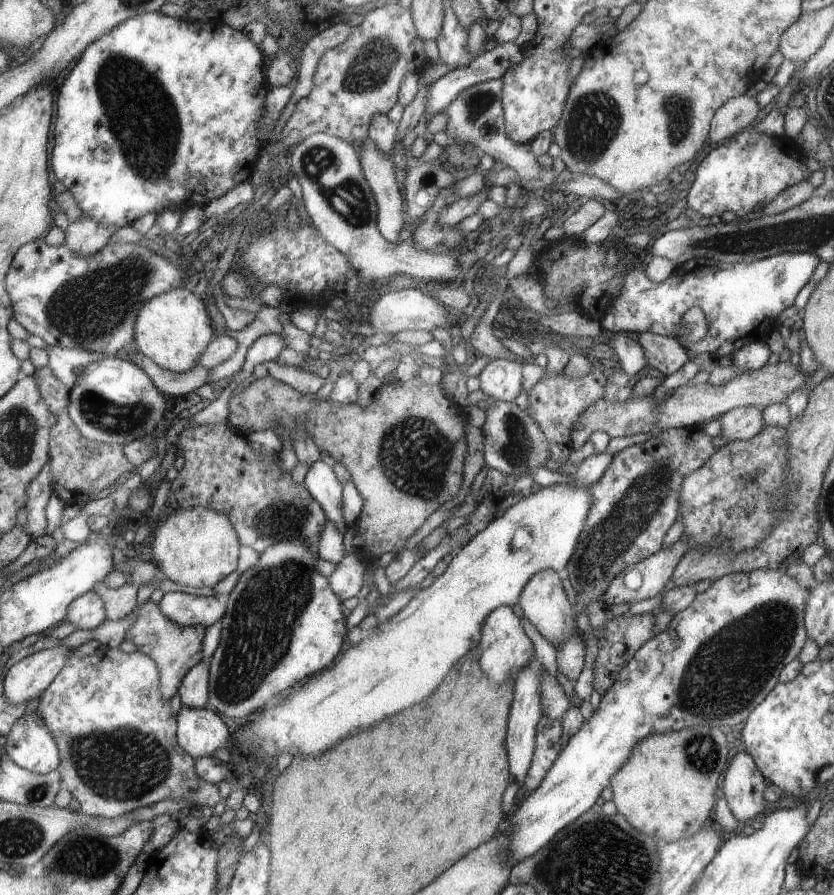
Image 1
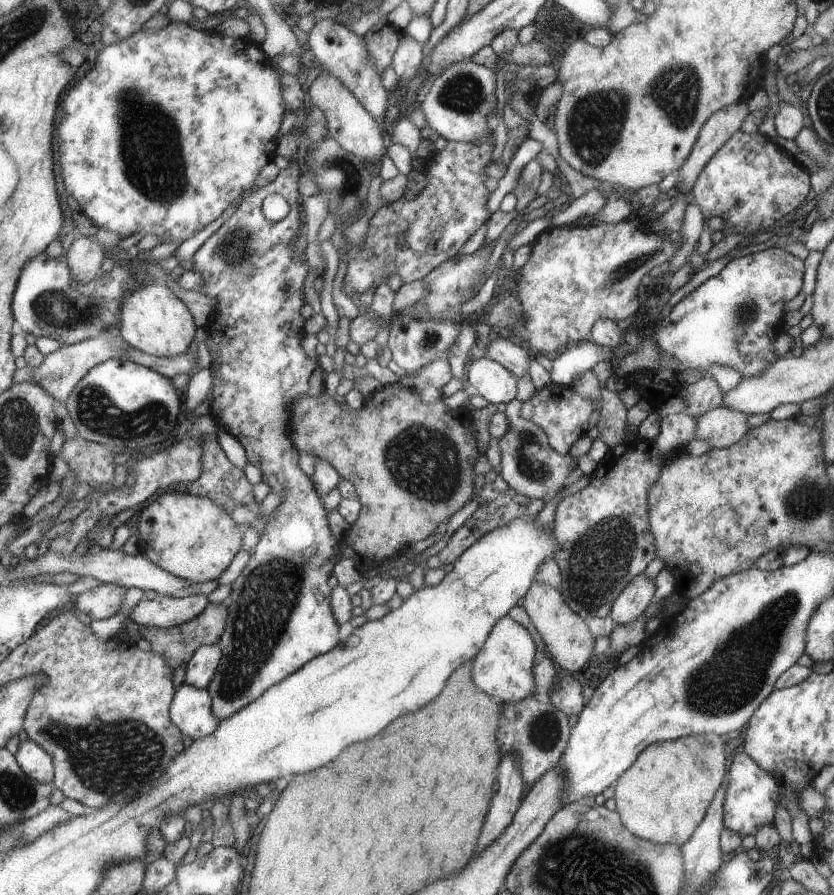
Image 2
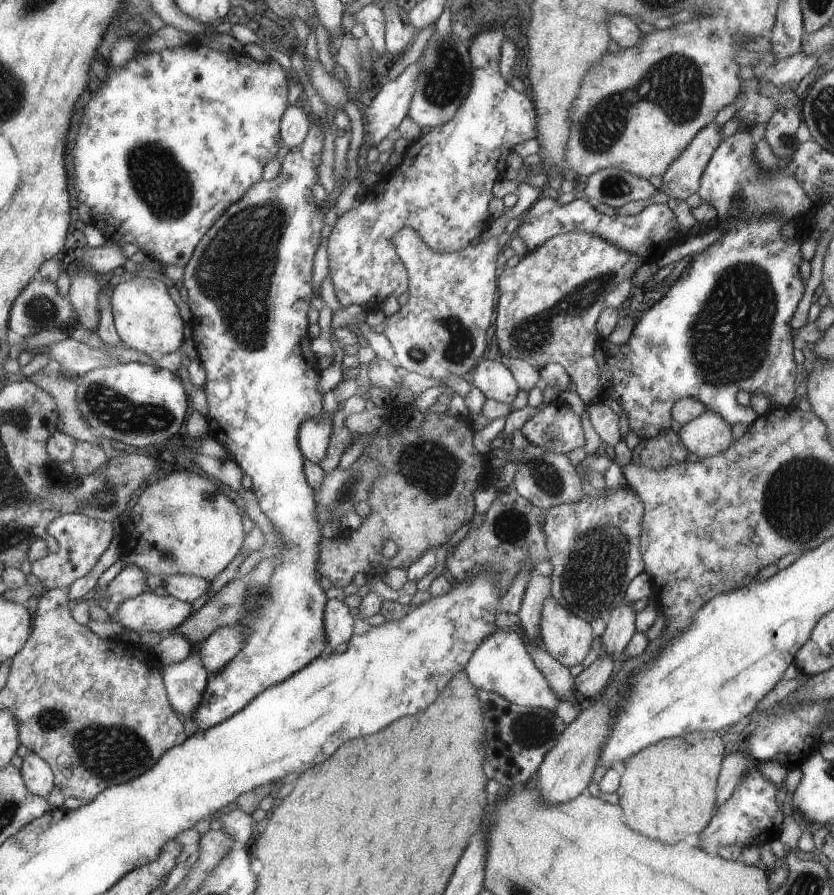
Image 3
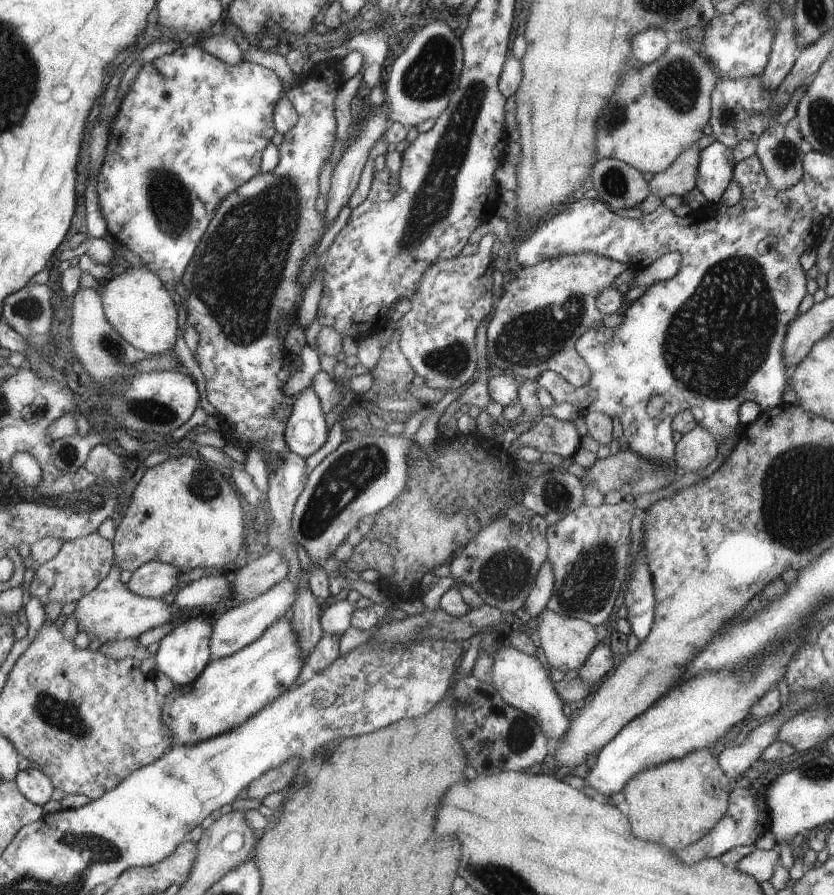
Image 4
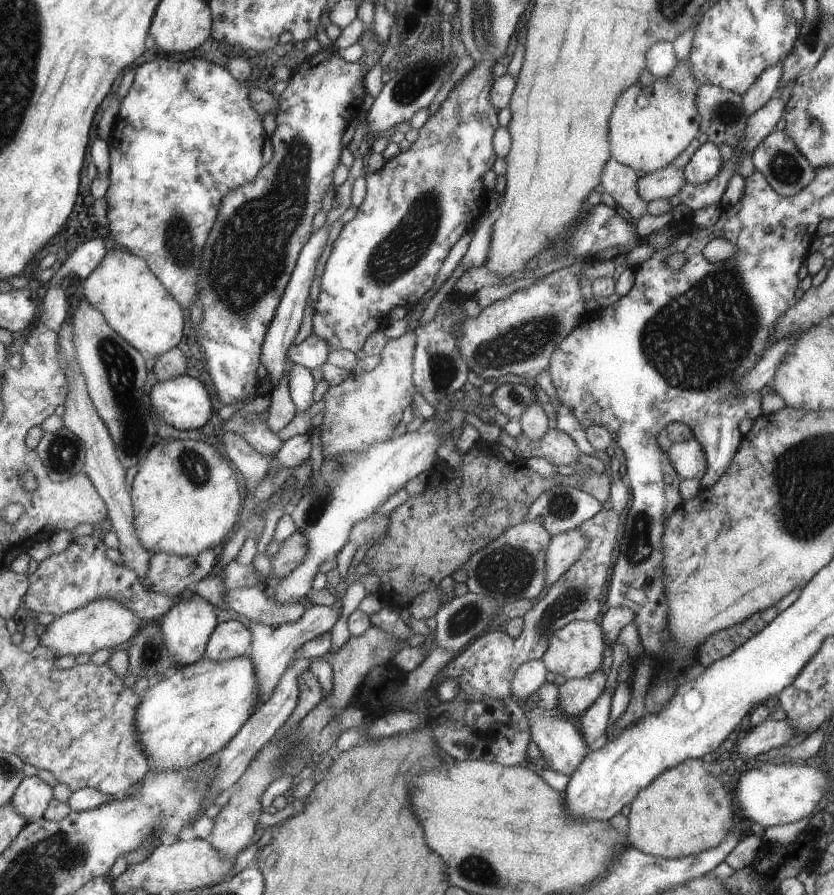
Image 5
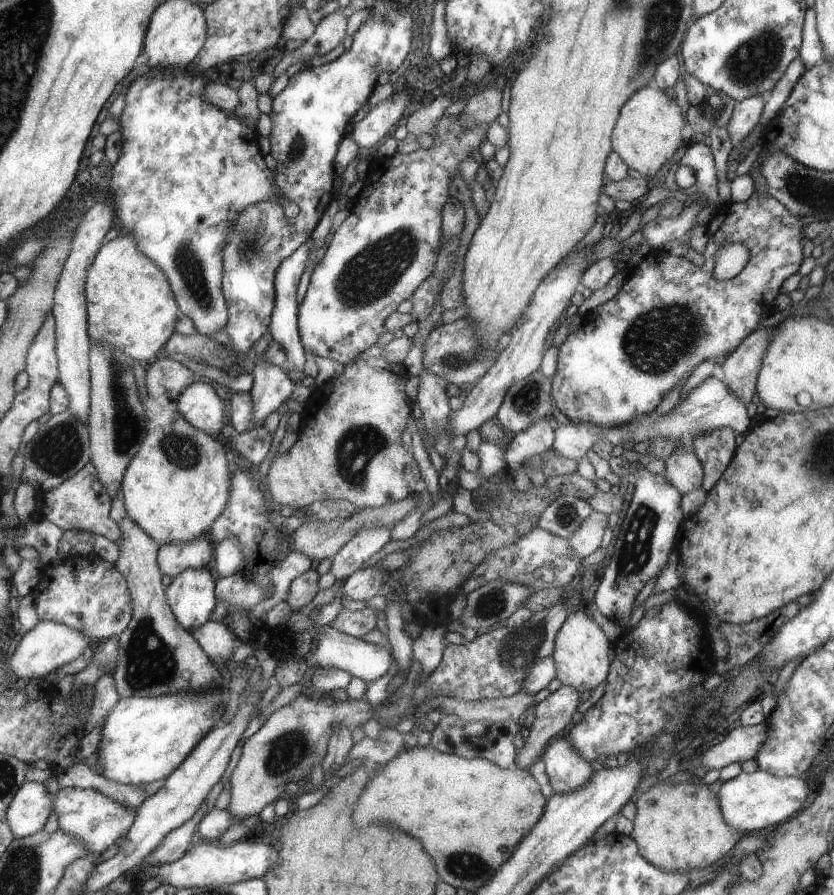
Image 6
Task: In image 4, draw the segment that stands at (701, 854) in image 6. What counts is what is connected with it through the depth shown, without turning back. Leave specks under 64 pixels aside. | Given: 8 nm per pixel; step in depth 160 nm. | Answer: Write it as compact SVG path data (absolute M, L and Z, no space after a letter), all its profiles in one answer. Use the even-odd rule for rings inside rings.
M702 749L688 753L684 758L651 766L632 777L622 792L634 834L672 852L679 852L708 834L725 817L733 786L718 763L708 749Z

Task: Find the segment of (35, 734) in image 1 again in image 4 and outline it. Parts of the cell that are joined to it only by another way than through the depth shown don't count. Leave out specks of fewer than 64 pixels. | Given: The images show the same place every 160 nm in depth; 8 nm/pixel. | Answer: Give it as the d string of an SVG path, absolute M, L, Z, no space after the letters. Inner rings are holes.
M37 769L21 770L16 777L17 786L29 801L41 807L52 798L52 783L50 776Z

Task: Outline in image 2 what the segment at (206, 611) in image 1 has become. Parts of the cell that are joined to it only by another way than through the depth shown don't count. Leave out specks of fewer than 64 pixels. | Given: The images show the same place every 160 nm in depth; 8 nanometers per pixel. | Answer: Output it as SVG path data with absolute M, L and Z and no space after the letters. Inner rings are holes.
M156 595L152 600L145 598L136 604L130 610L129 618L140 627L169 629L198 617L208 604L208 595L192 595L186 598Z

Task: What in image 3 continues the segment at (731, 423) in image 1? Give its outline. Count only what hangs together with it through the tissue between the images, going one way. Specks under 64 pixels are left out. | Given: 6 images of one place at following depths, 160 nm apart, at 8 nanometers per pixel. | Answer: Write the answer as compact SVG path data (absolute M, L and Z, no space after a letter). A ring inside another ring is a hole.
M704 411L702 416L681 426L680 442L698 458L713 457L732 444L732 424L718 413Z

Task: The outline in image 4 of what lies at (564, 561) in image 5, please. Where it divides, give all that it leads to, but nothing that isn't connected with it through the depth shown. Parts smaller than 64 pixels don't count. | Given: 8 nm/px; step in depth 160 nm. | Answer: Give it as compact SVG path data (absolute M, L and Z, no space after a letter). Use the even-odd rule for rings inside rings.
M546 559L538 571L533 589L525 602L526 612L532 621L545 610L550 598L554 594L555 576L552 563Z

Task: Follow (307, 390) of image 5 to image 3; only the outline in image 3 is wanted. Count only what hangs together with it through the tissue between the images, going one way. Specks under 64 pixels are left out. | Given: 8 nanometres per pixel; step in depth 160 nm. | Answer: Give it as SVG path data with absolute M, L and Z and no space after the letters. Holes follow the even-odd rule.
M318 415L303 422L298 443L305 459L319 463L326 456L332 428L331 415Z

